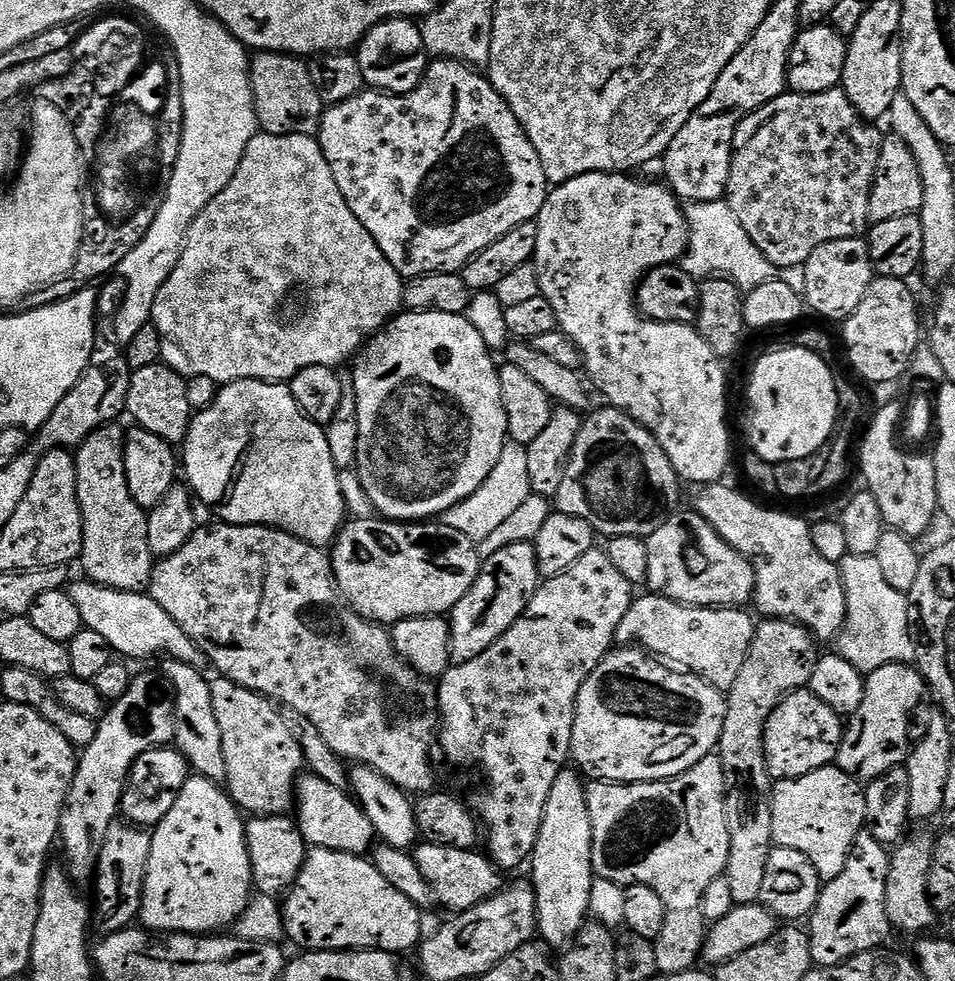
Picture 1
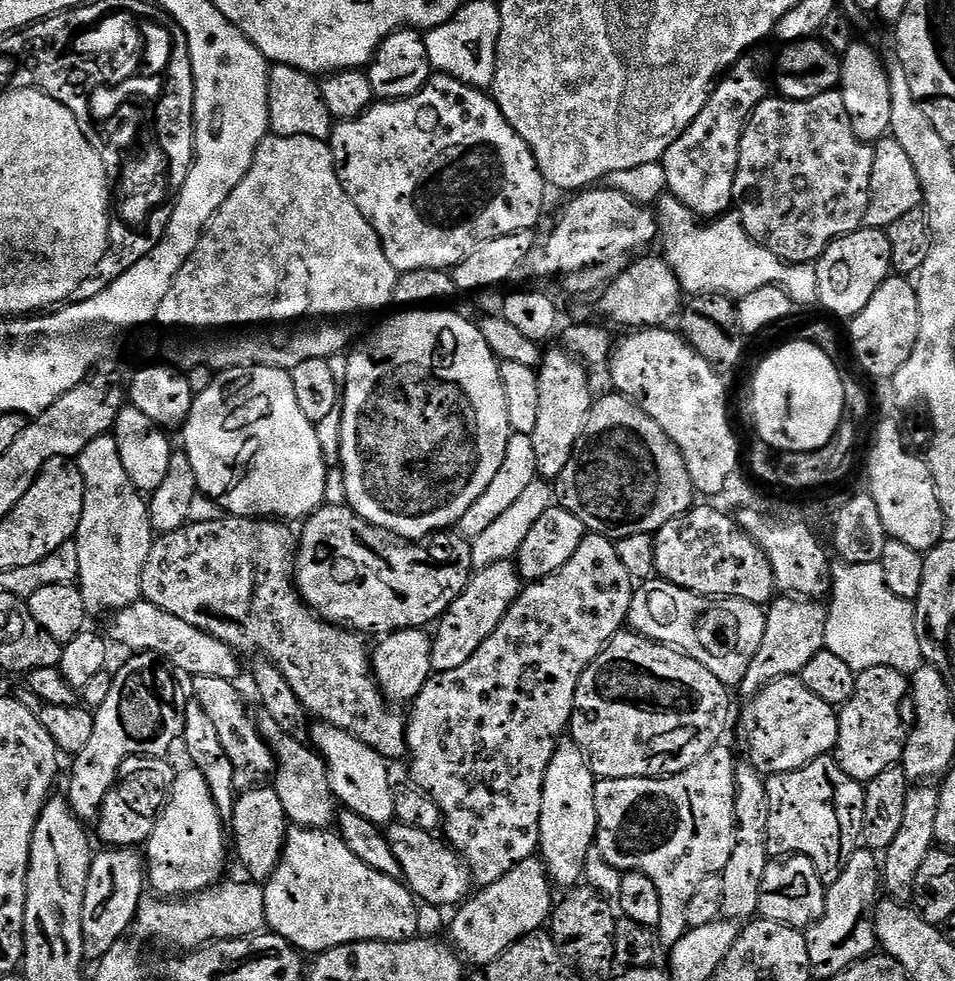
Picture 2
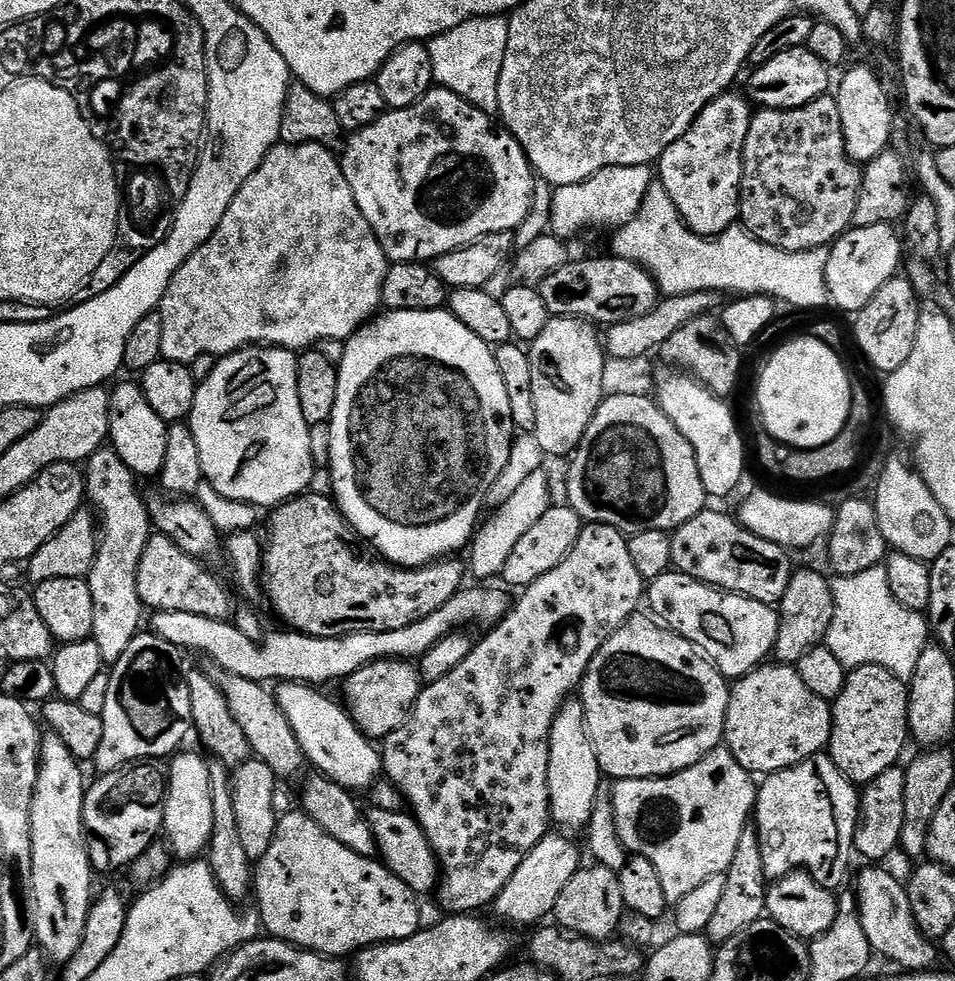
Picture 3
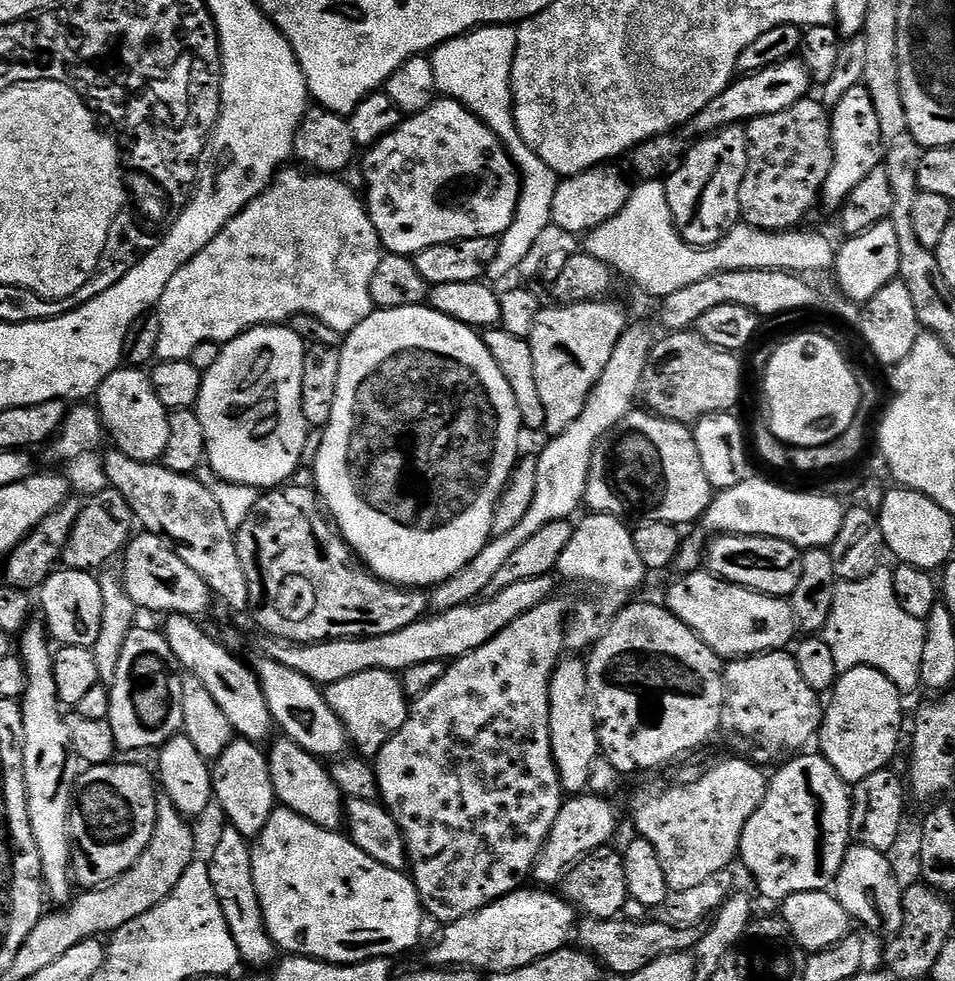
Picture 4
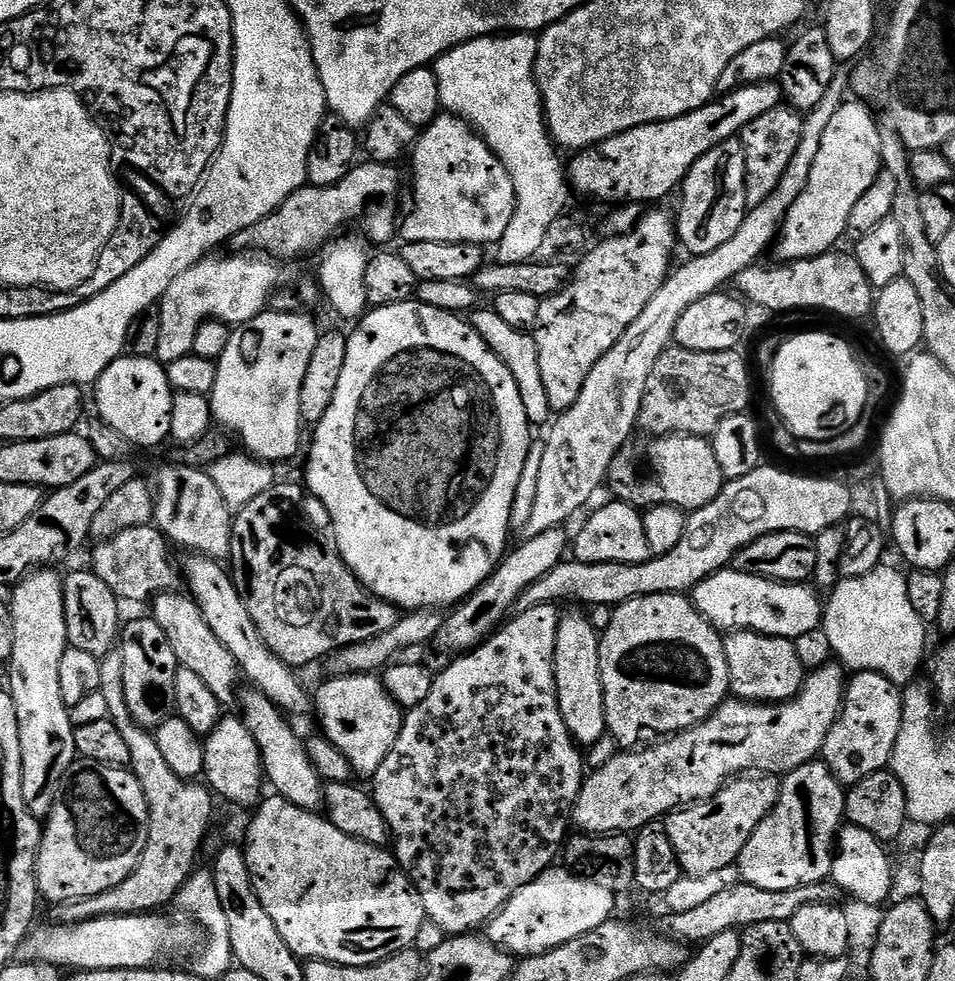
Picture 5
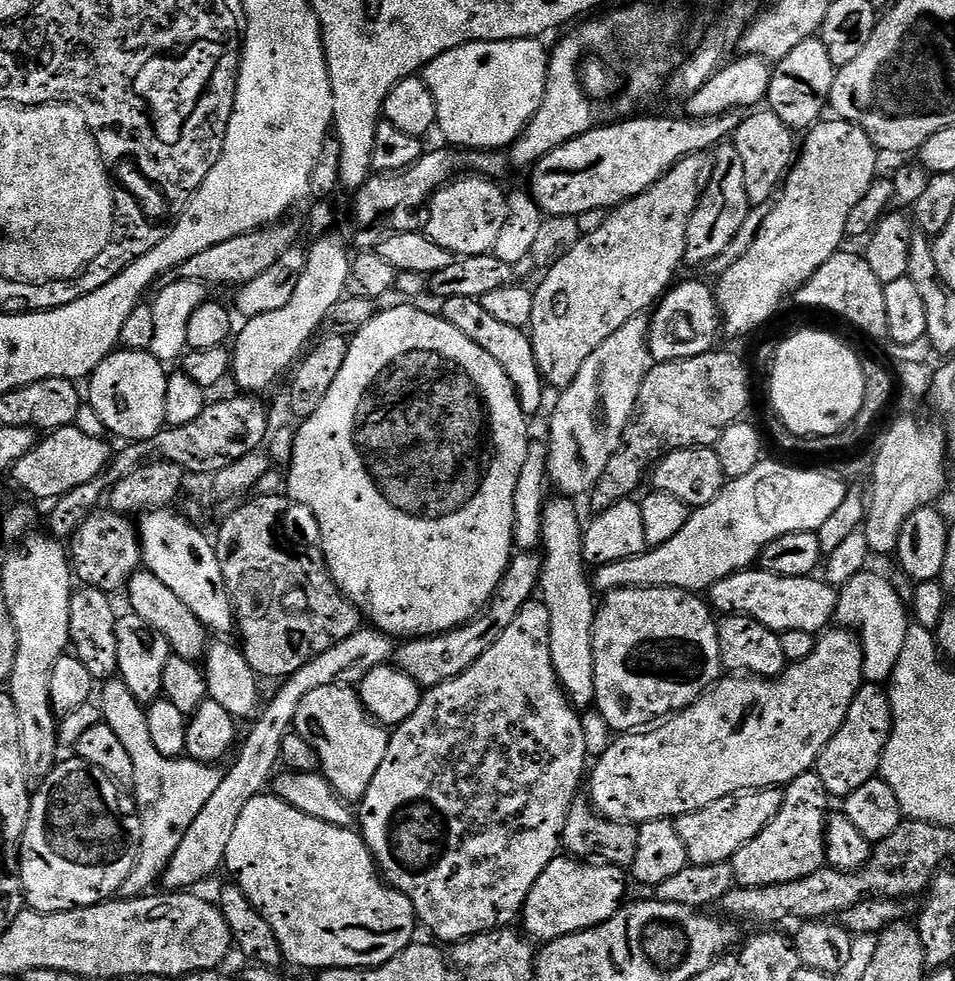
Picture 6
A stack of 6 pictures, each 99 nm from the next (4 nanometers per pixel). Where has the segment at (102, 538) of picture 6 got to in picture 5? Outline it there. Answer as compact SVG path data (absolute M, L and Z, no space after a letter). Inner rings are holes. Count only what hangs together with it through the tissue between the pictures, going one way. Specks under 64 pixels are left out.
M152 524L122 530L122 534L109 540L101 540L95 547L90 570L98 574L98 578L102 578L102 582L106 582L106 586L110 586L110 590L114 590L114 594L121 601L148 602L161 592L173 591L177 587L176 583L181 583L181 573L168 557L169 541L165 540L159 528Z

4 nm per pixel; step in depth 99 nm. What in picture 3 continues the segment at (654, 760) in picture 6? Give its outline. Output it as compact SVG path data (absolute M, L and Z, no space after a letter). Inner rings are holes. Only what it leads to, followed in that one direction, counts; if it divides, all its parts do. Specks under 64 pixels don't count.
M560 835L564 836L544 836L542 842L538 842L538 846L534 846L534 850L526 854L526 858L522 858L522 866L518 866L514 874L510 874L510 882L506 882L494 905L494 911L506 923L536 926L555 913L558 894L566 890L566 882L570 882L570 878L574 878L574 874L582 866L579 846L568 837L571 835Z

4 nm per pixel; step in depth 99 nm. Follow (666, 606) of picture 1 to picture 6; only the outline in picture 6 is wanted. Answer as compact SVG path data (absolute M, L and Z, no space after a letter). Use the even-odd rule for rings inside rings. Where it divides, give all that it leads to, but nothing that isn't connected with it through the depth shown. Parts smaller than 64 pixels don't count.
M763 570L736 572L722 578L706 593L711 607L717 613L749 616L762 622L762 626L771 632L806 630L813 634L823 633L833 623L837 595L837 589L833 585L815 575L786 578Z

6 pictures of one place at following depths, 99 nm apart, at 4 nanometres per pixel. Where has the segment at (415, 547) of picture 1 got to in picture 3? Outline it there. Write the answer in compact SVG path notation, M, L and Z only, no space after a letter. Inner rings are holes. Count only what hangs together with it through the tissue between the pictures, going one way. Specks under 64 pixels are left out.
M308 492L305 495L296 496L294 499L279 505L272 514L273 516L268 520L268 540L266 536L262 544L262 592L265 597L268 595L268 600L272 603L273 610L288 623L285 625L289 629L305 632L308 636L334 638L335 636L345 636L355 632L402 630L402 626L410 626L414 622L426 618L430 614L434 614L434 610L442 610L442 606L446 606L446 602L450 602L450 598L454 598L454 594L461 591L462 585L465 583L465 581L463 582L464 574L466 576L465 565L463 563L460 565L456 558L437 560L431 564L425 564L422 568L397 568L395 564L388 563L387 560L377 555L365 541L361 540L353 532L347 518L336 507L335 499L331 495L319 496L316 493Z

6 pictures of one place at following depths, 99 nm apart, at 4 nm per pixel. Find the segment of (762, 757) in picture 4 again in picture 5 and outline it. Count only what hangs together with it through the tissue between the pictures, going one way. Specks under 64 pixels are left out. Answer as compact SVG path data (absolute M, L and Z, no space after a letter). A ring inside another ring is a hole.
M729 632L723 641L728 690L735 699L746 700L750 704L783 704L800 691L806 669L798 662L793 641L777 636L758 636L755 632Z

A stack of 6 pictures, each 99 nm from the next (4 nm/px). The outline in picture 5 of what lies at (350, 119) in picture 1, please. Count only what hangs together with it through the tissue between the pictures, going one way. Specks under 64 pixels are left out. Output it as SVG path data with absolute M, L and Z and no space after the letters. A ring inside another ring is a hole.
M441 114L435 120L428 123L427 128L423 129L417 135L411 149L410 161L412 160L412 180L416 183L416 189L412 192L412 209L408 213L403 213L402 219L398 224L398 236L404 242L446 242L447 244L478 244L481 246L495 245L502 238L502 234L506 234L506 226L509 225L510 218L514 212L516 205L516 195L514 194L514 182L510 182L510 174L506 170L506 166L502 166L499 158L492 153L488 143L477 134L475 128L471 124L467 124L465 120L451 114Z

